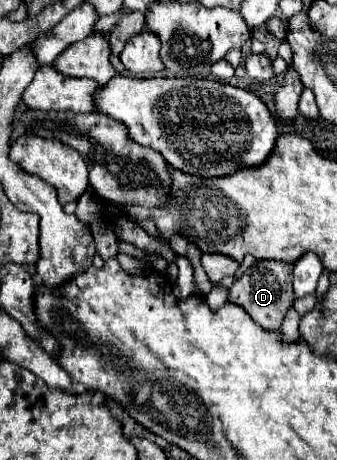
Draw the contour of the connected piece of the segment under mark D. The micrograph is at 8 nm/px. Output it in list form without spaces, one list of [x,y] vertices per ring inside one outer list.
[[[255,261],[255,265],[249,267],[243,277],[235,279],[233,287],[229,289],[229,301],[241,305],[263,329],[277,331],[283,323],[283,317],[285,317],[287,309],[295,301],[291,281],[293,281],[293,265],[291,263]]]

